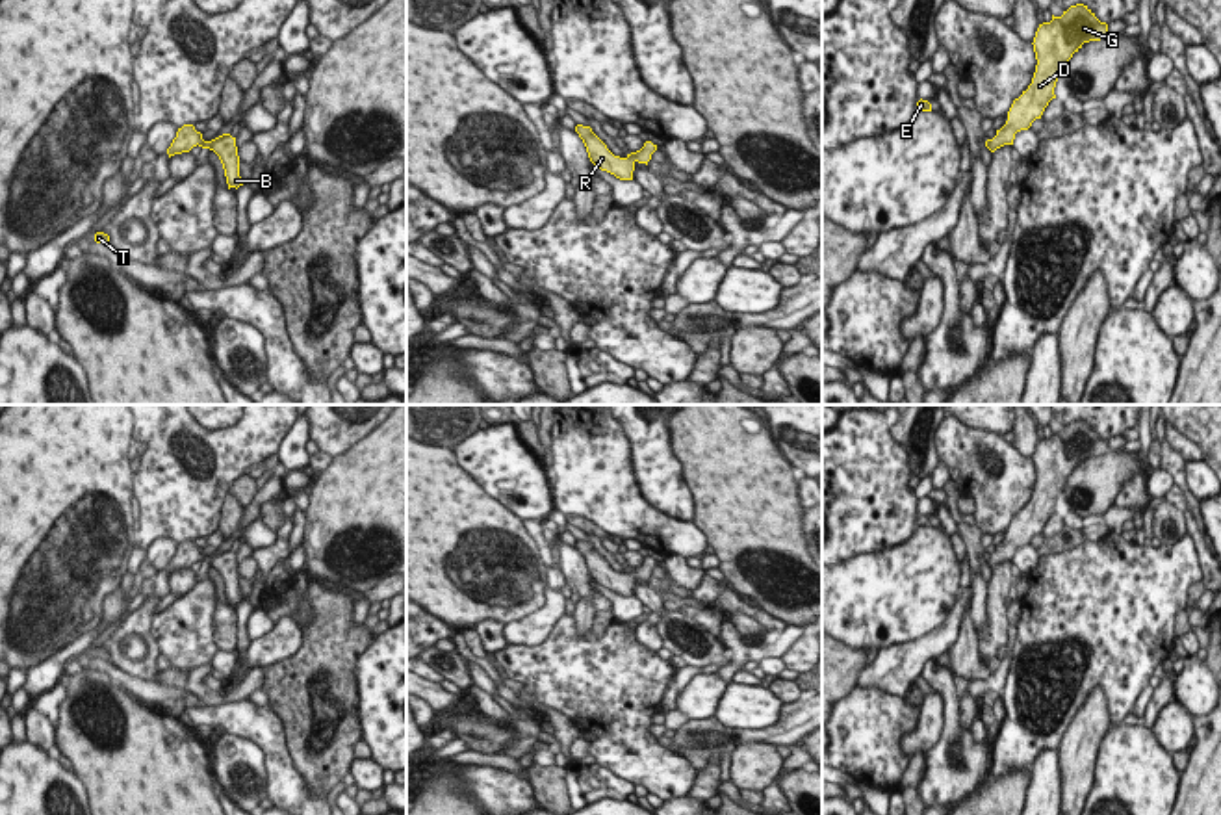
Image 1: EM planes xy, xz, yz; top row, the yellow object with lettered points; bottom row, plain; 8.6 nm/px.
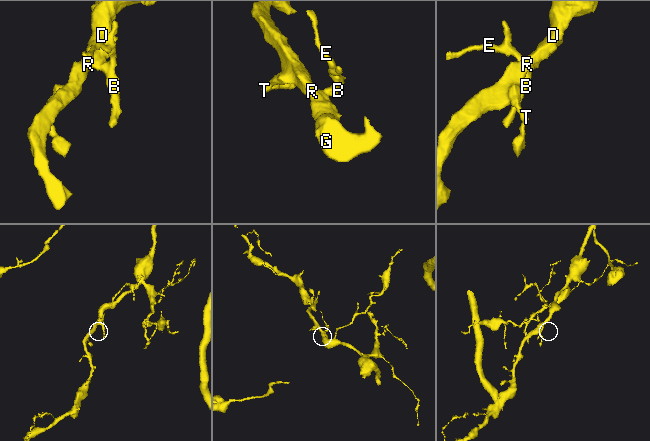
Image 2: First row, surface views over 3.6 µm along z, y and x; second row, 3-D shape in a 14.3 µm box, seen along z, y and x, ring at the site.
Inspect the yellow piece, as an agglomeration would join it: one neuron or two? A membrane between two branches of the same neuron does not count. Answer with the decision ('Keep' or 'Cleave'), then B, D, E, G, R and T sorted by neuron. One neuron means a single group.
Keep. Groups: B D E G R T.

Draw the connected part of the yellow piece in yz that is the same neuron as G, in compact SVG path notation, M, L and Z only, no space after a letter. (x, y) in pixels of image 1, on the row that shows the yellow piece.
M1084 4L1071 6L1061 17L1052 15L1050 22L1039 24L1032 43L1037 59L1032 84L1013 100L1006 124L996 130L993 139L985 141L985 147L995 152L1004 145L1013 145L1015 134L1028 130L1035 119L1041 119L1048 102L1056 98L1056 82L1063 76L1073 54L1084 43L1106 37L1110 37L1108 24L1100 22Z

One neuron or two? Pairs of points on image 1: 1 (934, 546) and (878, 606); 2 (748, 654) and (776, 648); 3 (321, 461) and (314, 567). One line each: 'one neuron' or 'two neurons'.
1: one neuron
2: one neuron
3: two neurons

